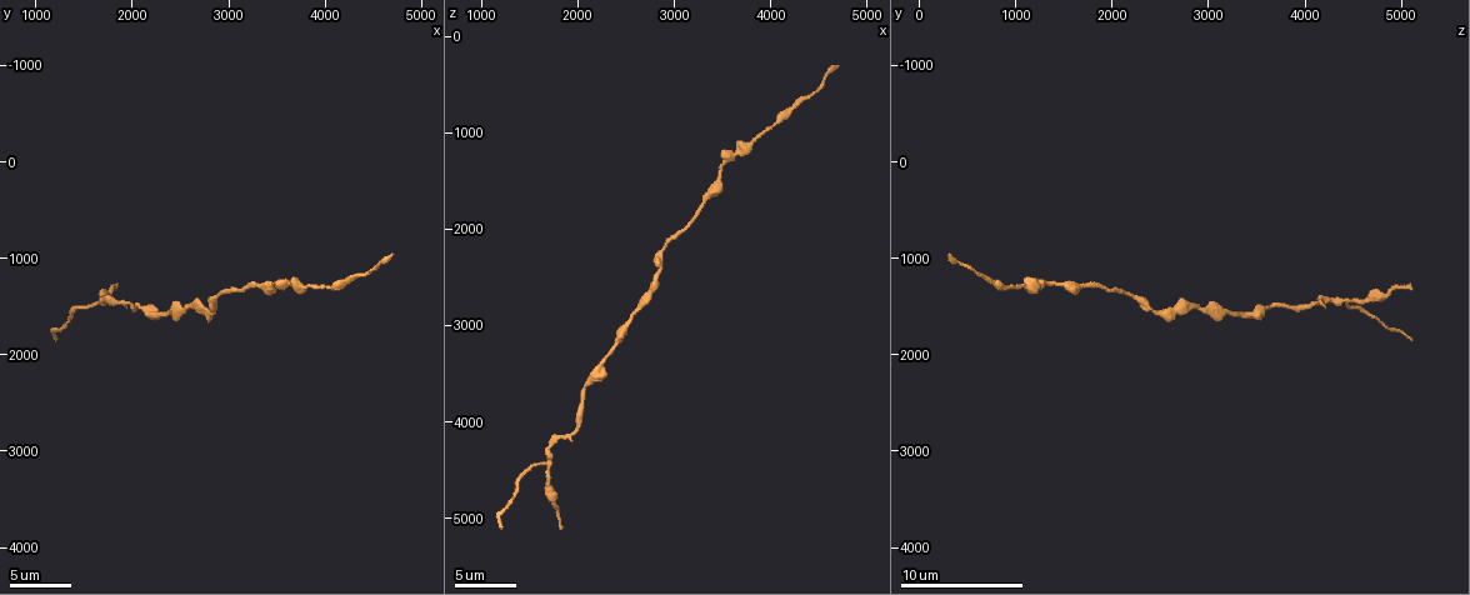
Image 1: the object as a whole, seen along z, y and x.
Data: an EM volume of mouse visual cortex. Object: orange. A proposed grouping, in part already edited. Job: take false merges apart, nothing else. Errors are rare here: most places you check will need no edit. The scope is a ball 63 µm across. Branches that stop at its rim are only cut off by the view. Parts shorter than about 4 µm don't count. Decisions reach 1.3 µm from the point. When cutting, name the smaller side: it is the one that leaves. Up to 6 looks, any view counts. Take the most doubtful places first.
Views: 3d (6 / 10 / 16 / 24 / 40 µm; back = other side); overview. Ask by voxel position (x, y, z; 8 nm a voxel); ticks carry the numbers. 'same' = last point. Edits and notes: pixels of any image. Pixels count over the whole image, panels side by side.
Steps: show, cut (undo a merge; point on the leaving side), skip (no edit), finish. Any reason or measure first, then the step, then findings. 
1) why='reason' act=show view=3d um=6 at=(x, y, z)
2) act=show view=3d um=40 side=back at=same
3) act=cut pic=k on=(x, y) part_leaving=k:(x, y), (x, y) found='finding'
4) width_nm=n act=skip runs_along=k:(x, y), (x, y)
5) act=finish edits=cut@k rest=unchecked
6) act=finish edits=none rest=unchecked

why='arms part here' act=show view=3d um=10 at=(1640, 1440, 4440)

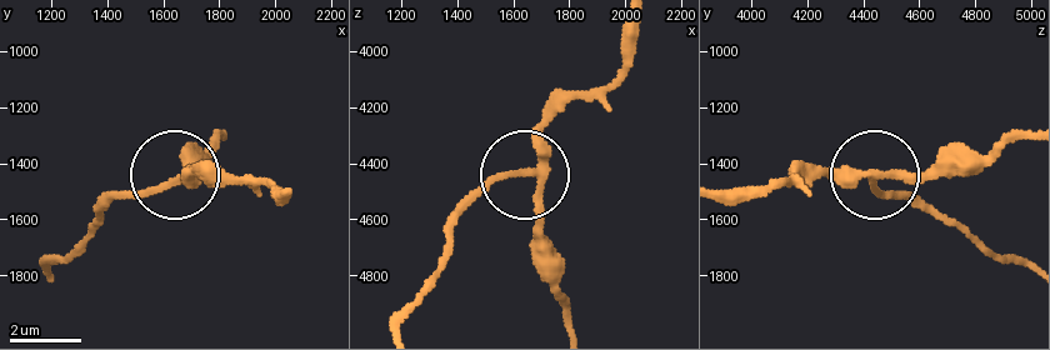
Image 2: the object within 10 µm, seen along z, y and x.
act=cut pic=2 on=(134, 191) part_leaving=2:(533, 171), (509, 178), (464, 216), (443, 270), (404, 324) found='two neurons meet here'

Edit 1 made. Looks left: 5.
act=show view=overview

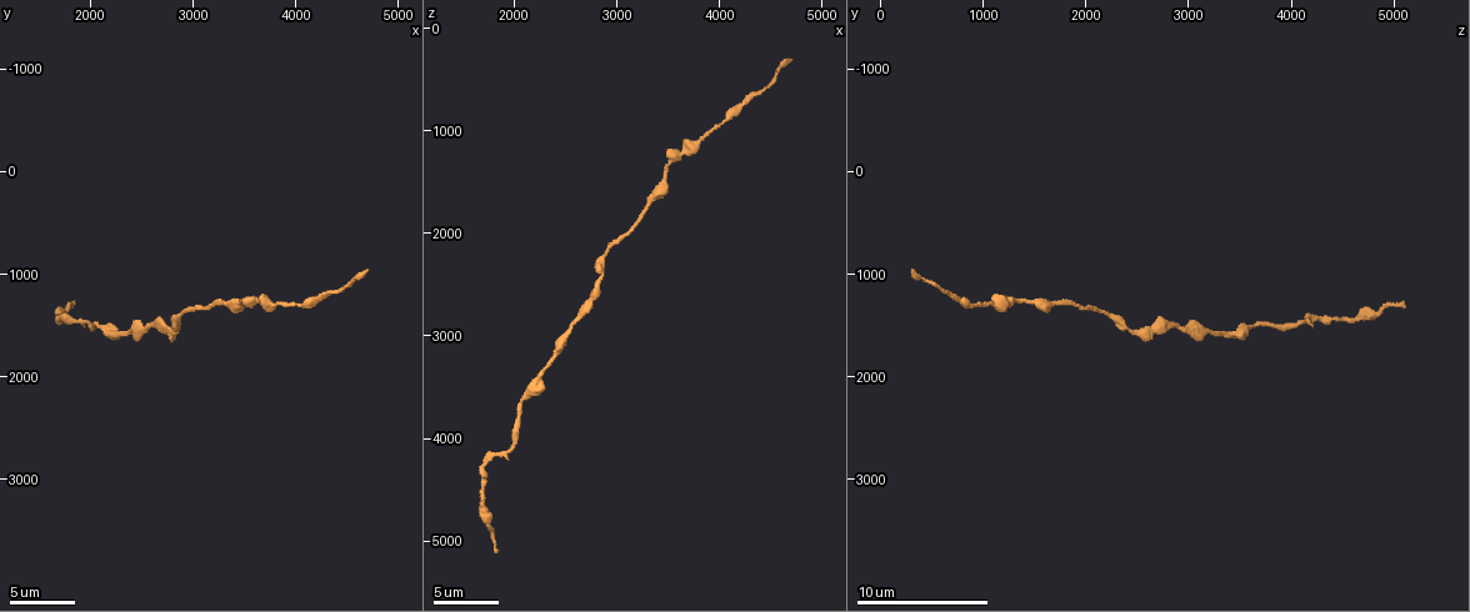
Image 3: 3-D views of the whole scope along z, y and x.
act=show view=3d um=16 at=(2140, 1520, 3580)

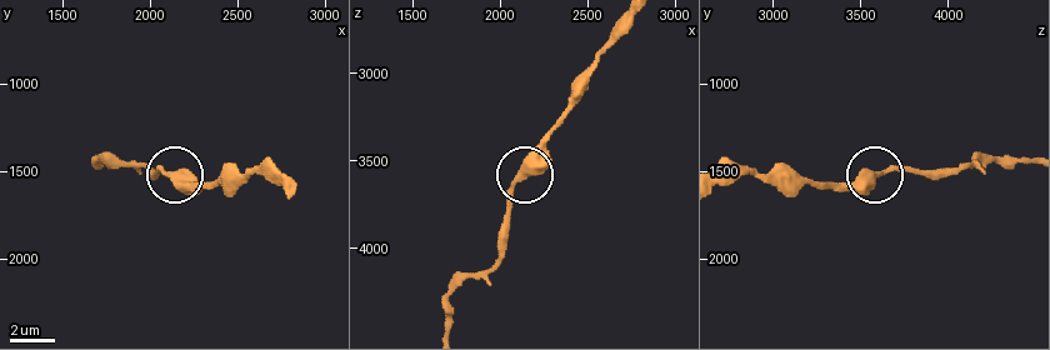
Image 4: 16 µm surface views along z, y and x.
act=show view=3d um=16 side=back at=(2120, 1520, 3580)

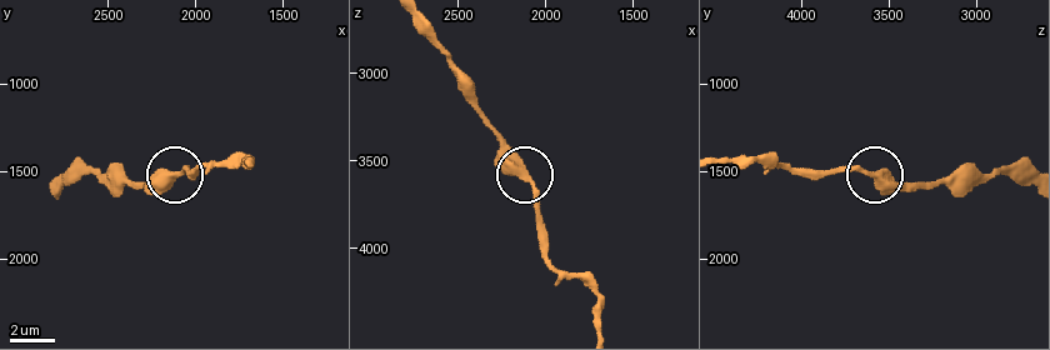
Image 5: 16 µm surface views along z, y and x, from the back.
act=skip runs_along=5:(414, 20), (445, 54), (458, 88), (533, 189), (544, 226) found='all the same neuron'

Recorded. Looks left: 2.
why='thick turns thin' act=show view=3d um=16 at=(3800, 1280, 1080)

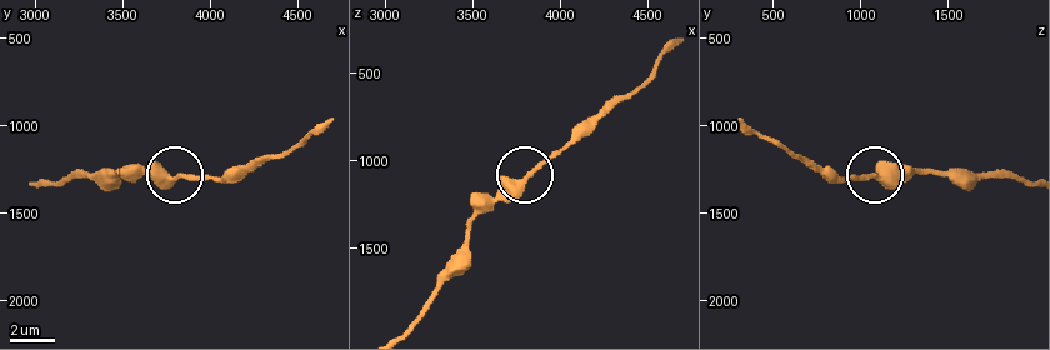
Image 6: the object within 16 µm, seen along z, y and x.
act=show view=3d um=16 side=back at=(3820, 1280, 1120)

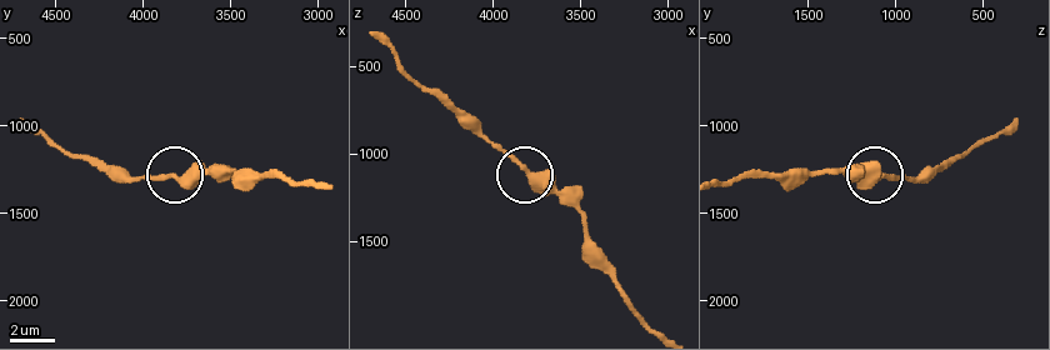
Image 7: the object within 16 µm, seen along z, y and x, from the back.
act=skip runs_along=7:(721, 183), (749, 175), (915, 175) found='all the same neuron'

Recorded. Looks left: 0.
act=finish edits=cut@2 rest=unchecked

